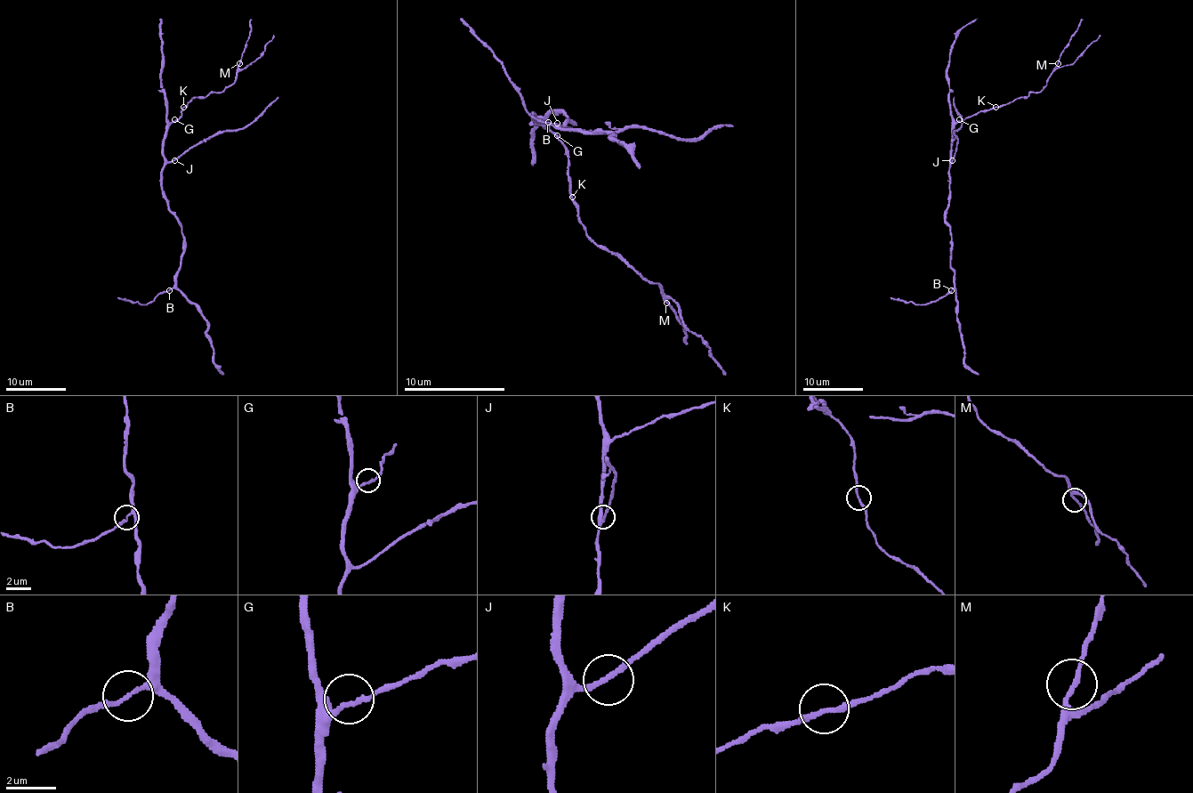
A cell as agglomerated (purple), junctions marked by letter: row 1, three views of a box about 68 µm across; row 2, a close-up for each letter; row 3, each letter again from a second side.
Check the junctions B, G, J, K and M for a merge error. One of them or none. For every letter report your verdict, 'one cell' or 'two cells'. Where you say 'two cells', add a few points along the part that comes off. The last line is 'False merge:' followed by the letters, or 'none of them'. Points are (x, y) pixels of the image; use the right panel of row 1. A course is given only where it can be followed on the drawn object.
B: one cell
G: one cell
J: one cell
K: one cell
M: one cell
False merge: none of them

